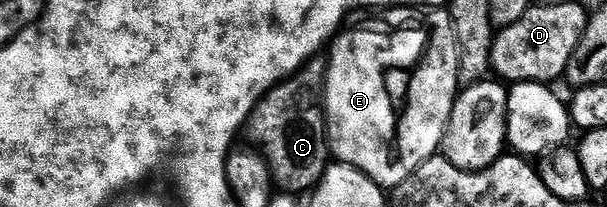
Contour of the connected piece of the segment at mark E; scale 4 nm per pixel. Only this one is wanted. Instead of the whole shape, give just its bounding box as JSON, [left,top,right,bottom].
[324,29,415,189]

